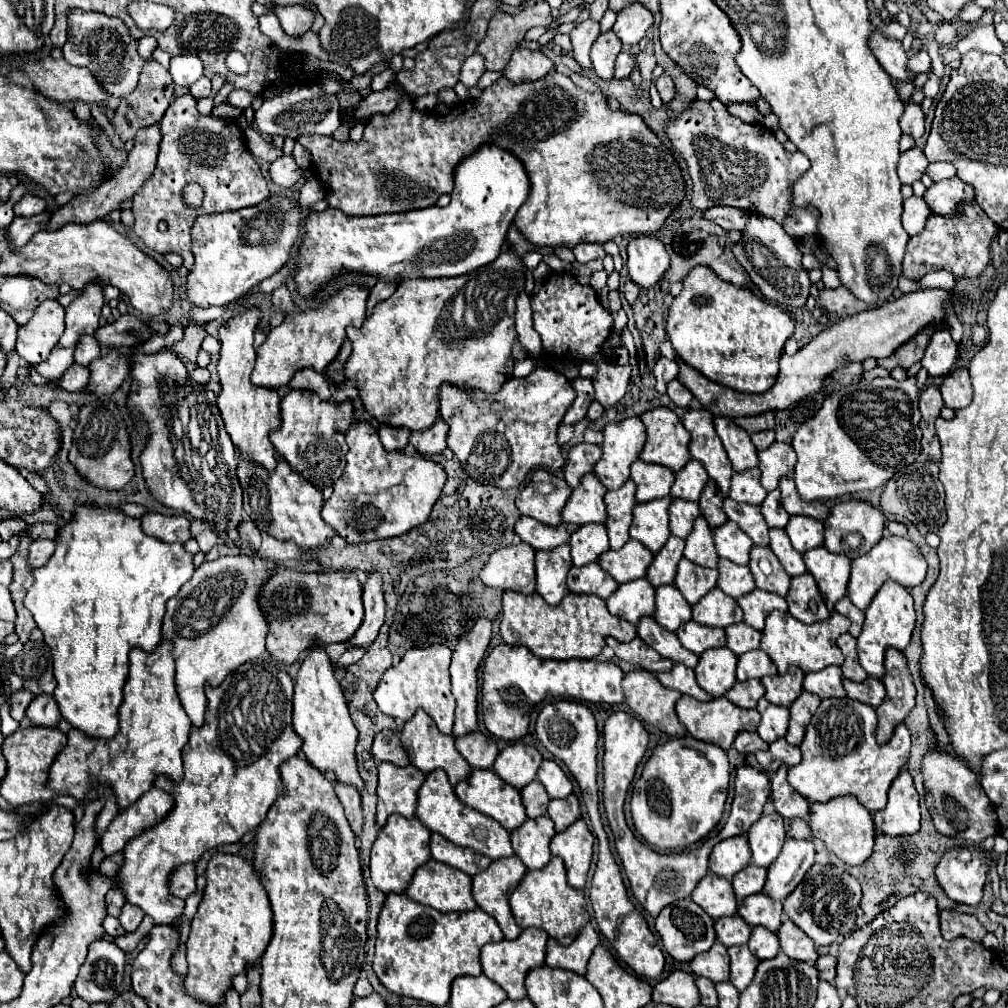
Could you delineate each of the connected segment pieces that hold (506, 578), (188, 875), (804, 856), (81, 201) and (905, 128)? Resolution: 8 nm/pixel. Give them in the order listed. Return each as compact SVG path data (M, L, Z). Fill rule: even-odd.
M524 542L504 546L490 554L490 560L480 570L480 580L492 588L532 594L536 586L534 554L536 550Z
M194 864L178 866L174 874L170 874L170 894L178 898L188 898L196 890L196 874L194 874Z
M786 838L778 858L768 866L764 892L774 900L784 900L814 864L814 844ZM800 868L800 874L798 874Z
M150 126L150 128L142 128L136 138L134 138L134 148L128 154L128 162L116 172L116 176L112 180L106 180L100 188L96 188L92 194L82 194L82 196L74 196L68 204L60 206L58 210L54 210L50 214L48 224L44 226L44 230L60 230L66 224L92 224L94 220L106 218L112 210L118 210L120 204L124 200L130 200L140 186L144 184L144 180L152 174L152 170L156 168L156 156L158 156L158 144L160 144L160 128L158 126Z
M906 104L906 110L900 118L902 134L910 134L914 140L924 134L924 112L918 104Z

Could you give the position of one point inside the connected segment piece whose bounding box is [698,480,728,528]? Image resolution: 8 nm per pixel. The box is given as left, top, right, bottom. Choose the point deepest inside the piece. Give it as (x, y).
(710, 502)

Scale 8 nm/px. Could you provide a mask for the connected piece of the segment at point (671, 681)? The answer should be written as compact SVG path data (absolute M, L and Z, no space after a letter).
M674 664L674 668L670 672L662 672L662 674L656 674L658 680L666 686L666 688L674 688L674 690L680 690L682 694L688 694L688 696L694 696L696 700L712 700L712 696L702 690L698 684L696 684L696 678L694 678L694 670L688 668L688 666L682 666L682 664Z

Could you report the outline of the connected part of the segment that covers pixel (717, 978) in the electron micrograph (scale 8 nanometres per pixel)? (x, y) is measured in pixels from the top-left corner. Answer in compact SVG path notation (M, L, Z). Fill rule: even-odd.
M716 942L708 952L698 954L692 962L690 968L696 976L704 976L712 980L714 984L728 980L730 968L728 968L728 950L720 942Z

